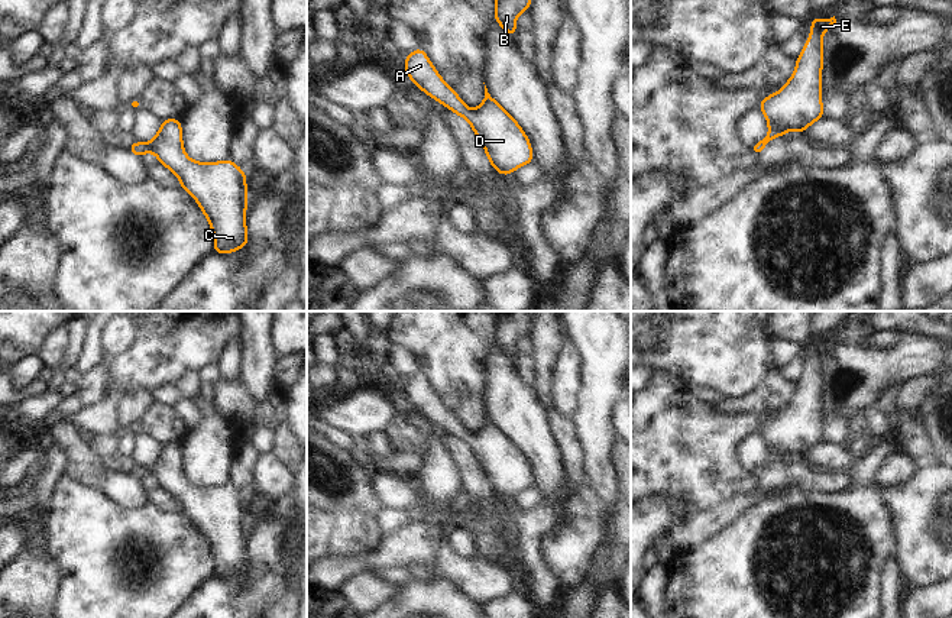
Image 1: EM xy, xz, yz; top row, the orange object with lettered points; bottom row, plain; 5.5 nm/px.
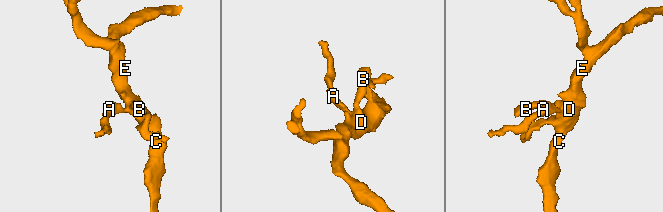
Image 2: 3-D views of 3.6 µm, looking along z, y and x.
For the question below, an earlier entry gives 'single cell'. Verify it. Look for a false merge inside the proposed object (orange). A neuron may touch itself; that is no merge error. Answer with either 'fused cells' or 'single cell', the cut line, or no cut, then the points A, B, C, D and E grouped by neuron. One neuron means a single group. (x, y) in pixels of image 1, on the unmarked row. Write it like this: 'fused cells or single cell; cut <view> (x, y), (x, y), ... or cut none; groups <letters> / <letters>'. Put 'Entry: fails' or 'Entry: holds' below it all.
single cell; cut none; groups A B C D E
Entry: holds

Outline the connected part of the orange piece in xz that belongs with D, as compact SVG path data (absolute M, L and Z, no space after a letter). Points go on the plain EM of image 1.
M421 372L407 381L404 392L409 404L425 418L467 443L495 495L509 499L517 492L532 486L532 473L527 459L514 441L490 421L486 410L483 427L470 434L443 405Z

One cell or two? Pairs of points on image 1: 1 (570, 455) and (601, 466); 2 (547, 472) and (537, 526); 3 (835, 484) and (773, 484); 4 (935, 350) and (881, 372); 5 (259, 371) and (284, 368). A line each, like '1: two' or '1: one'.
1: two
2: two
3: one
4: one
5: two

